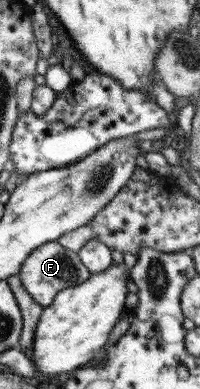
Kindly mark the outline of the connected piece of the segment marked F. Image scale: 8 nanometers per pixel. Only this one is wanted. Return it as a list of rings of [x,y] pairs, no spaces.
[[[50,242],[34,249],[22,264],[18,274],[22,277],[22,283],[24,283],[26,291],[30,293],[32,301],[36,301],[40,307],[46,308],[62,289],[71,288],[84,282],[89,276],[89,270],[77,257],[76,252],[65,249],[58,242]]]

